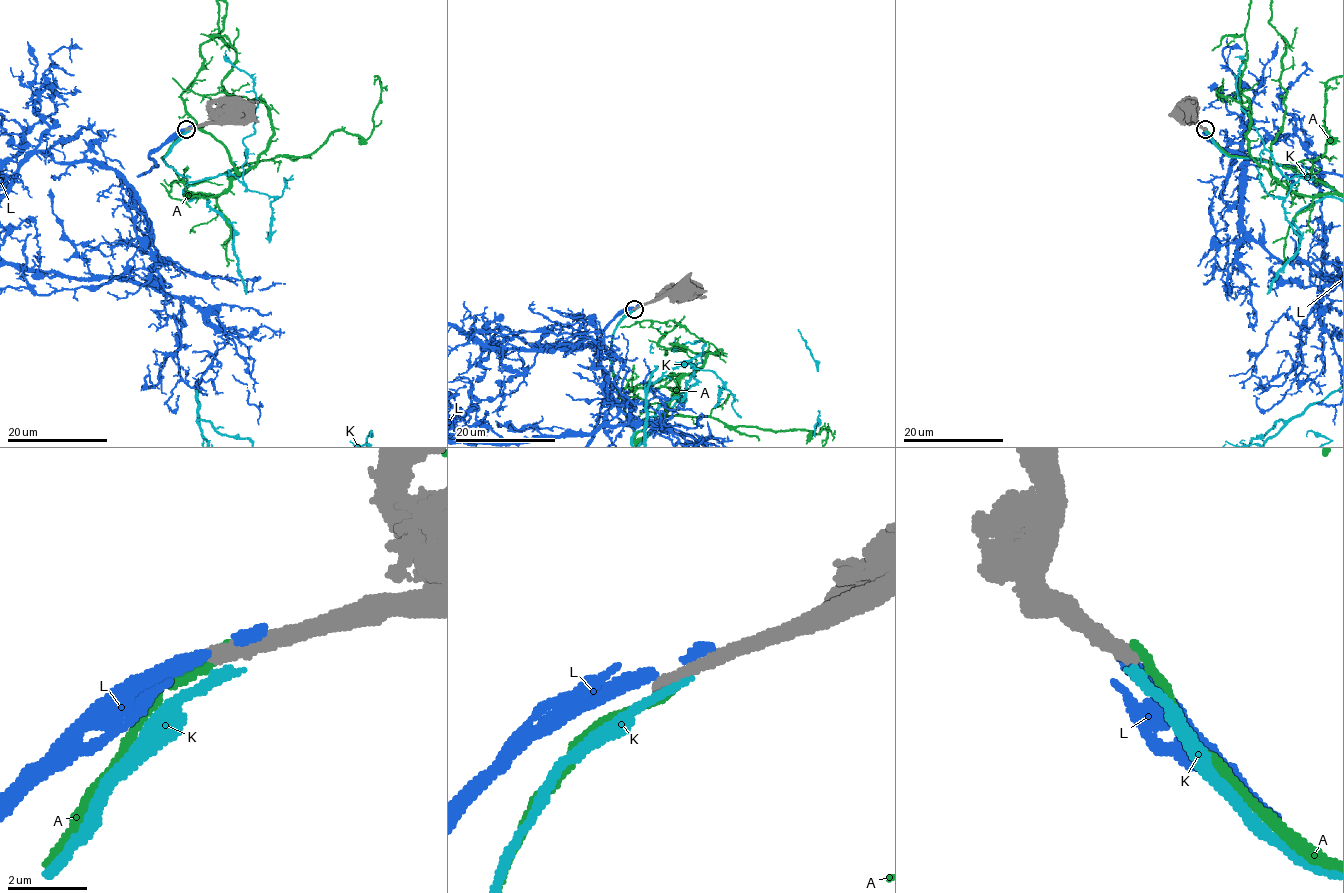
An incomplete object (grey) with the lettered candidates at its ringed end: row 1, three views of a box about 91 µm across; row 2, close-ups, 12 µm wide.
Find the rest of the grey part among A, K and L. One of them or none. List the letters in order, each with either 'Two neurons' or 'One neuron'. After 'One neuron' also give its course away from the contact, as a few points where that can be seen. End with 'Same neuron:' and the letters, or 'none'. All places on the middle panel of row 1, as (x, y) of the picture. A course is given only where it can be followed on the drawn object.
A: Two neurons
K: Two neurons
L: Two neurons
Same neuron: none

